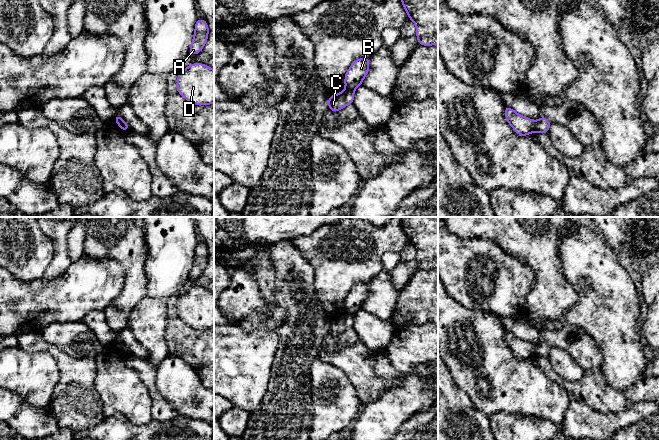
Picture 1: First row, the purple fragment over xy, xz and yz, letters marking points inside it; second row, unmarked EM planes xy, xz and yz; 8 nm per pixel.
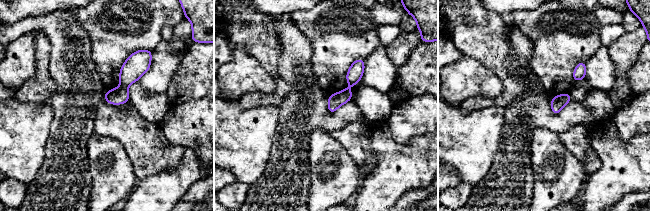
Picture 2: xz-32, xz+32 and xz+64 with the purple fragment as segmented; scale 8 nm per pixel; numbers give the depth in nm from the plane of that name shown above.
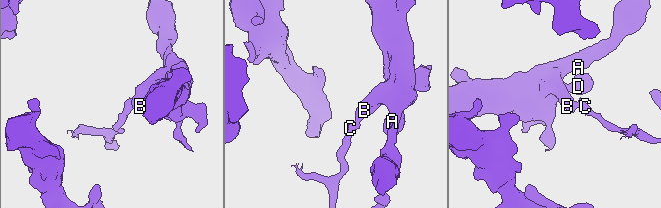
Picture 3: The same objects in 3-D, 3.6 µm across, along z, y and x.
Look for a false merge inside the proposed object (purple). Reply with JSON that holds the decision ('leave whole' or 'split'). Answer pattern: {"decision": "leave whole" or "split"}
{"decision": "split"}

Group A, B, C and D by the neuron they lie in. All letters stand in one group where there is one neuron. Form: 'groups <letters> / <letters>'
groups A B D / C

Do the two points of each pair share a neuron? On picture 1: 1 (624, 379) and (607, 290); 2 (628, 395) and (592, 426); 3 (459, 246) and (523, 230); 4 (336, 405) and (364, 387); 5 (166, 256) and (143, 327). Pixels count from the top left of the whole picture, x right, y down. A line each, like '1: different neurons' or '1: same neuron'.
1: same neuron
2: different neurons
3: different neurons
4: different neurons
5: same neuron

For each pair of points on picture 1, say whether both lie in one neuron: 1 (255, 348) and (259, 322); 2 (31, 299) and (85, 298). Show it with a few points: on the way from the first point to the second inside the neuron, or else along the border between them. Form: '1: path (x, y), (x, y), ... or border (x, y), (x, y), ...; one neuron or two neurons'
1: border (238, 325), (245, 332), (274, 331); two neurons
2: path (44, 299), (72, 298); one neuron

